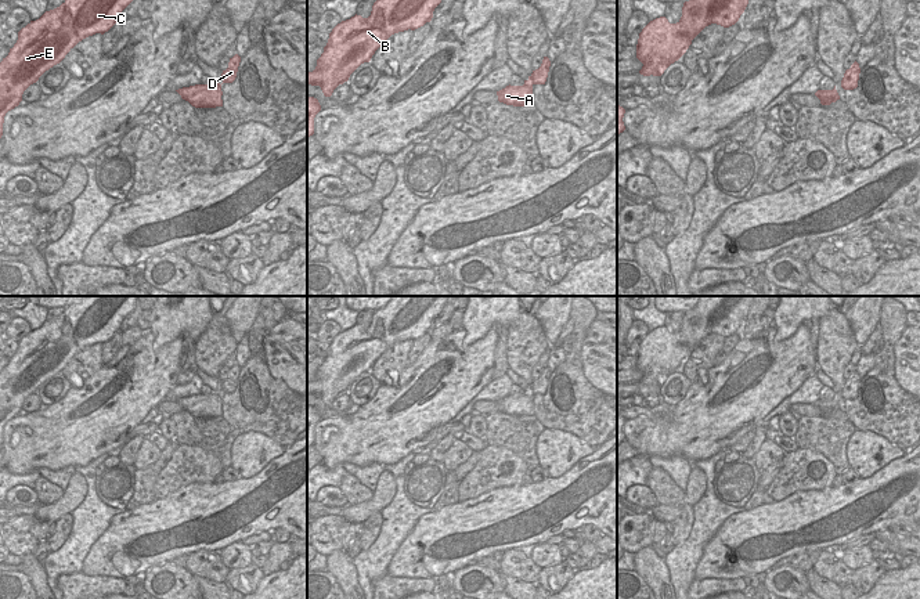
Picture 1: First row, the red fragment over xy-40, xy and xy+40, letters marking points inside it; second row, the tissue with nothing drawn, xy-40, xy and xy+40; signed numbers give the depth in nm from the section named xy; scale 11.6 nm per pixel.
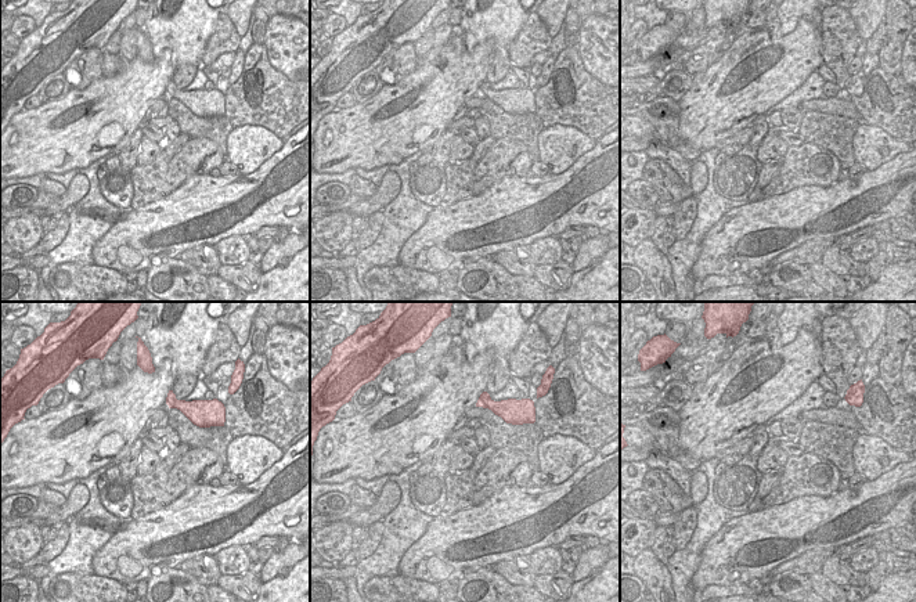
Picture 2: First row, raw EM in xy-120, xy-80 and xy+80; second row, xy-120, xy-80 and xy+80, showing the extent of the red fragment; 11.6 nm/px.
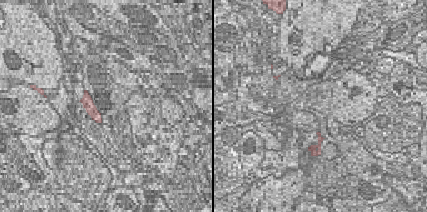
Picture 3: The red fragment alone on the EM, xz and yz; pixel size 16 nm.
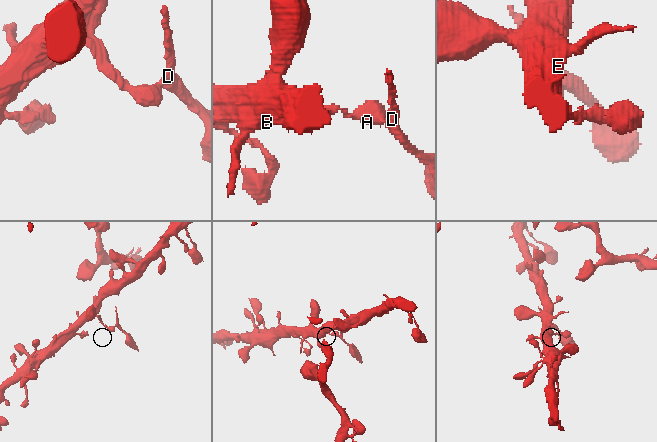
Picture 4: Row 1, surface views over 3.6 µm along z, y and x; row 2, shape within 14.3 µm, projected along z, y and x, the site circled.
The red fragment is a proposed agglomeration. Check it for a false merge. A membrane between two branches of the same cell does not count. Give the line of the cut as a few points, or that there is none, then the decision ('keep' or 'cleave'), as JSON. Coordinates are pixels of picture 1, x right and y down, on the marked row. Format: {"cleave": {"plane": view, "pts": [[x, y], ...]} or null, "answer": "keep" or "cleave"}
{"cleave": {"plane": "xy", "pts": [[530, 76], [533, 83]]}, "answer": "cleave"}

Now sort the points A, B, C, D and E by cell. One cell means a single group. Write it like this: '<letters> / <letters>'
A B C E / D

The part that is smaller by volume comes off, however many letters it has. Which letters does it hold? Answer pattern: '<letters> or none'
D

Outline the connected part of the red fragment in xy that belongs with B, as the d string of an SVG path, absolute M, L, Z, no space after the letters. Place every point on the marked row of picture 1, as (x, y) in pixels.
M376 0L371 15L354 15L329 33L317 66L307 73L307 84L320 86L325 97L349 80L394 33L415 30L430 22L441 0Z

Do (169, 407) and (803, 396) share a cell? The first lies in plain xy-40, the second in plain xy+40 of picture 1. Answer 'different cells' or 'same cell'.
different cells

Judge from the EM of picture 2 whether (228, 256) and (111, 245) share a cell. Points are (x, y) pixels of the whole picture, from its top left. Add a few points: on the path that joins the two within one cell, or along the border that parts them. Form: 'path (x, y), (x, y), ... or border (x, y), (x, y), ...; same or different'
border (244, 235), (228, 235), (213, 245); different

